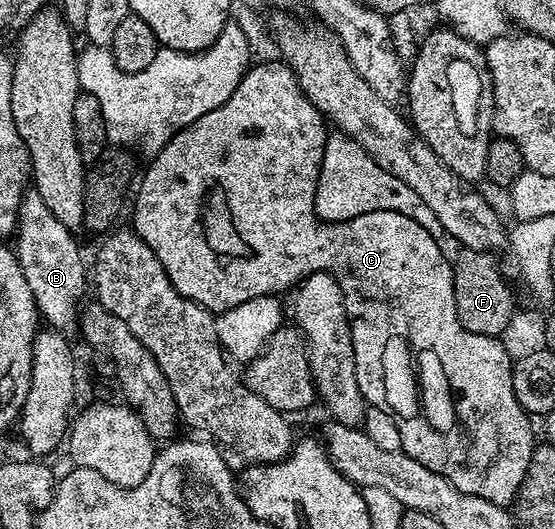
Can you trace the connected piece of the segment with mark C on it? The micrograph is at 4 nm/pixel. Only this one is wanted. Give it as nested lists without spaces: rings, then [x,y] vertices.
[[[284,61],[276,62],[254,62],[239,81],[235,93],[231,93],[231,97],[227,97],[227,101],[223,101],[219,109],[211,109],[211,113],[203,113],[199,121],[175,133],[160,153],[148,160],[149,168],[146,169],[142,179],[140,176],[135,187],[137,200],[133,203],[132,230],[136,231],[137,236],[155,253],[155,257],[159,257],[167,277],[170,278],[178,293],[212,313],[235,309],[235,305],[243,305],[243,301],[251,297],[277,295],[288,287],[296,288],[302,279],[306,279],[316,271],[326,271],[328,275],[333,275],[337,284],[341,286],[341,292],[345,298],[345,312],[349,318],[349,328],[355,349],[355,377],[359,381],[359,393],[363,393],[366,404],[375,409],[388,411],[392,415],[393,420],[399,425],[401,450],[415,457],[415,461],[447,477],[447,481],[451,481],[451,485],[455,485],[459,493],[471,493],[475,497],[483,497],[483,501],[491,501],[495,505],[508,508],[517,498],[517,491],[523,485],[523,477],[527,473],[527,465],[531,465],[531,453],[535,446],[533,427],[529,424],[532,423],[531,417],[515,397],[514,360],[509,359],[509,351],[501,344],[500,338],[471,333],[461,327],[455,309],[453,263],[441,252],[442,244],[438,239],[431,237],[422,225],[413,223],[412,220],[397,212],[382,211],[372,216],[373,235],[348,235],[347,232],[341,231],[345,229],[339,229],[338,224],[322,222],[318,218],[315,197],[327,136],[327,129],[325,129],[327,120],[320,111],[315,109],[315,105],[311,105],[311,101],[303,93],[289,64]]]

